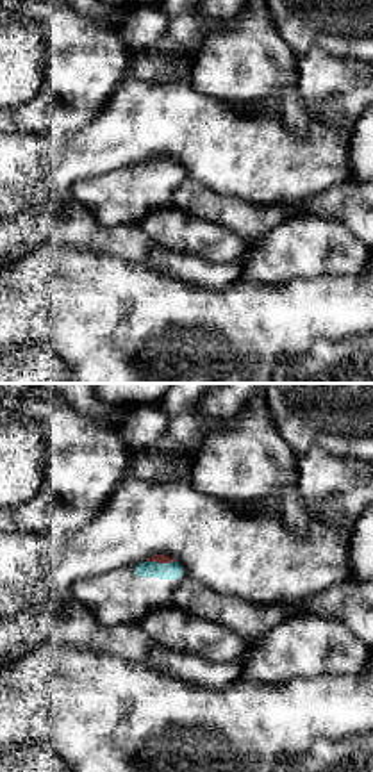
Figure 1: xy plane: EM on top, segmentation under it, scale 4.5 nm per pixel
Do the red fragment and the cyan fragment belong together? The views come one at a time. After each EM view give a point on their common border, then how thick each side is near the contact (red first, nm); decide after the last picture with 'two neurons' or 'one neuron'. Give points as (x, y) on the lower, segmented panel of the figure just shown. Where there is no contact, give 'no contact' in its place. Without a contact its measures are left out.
contact (161, 562); calibres 50 and 80 nm

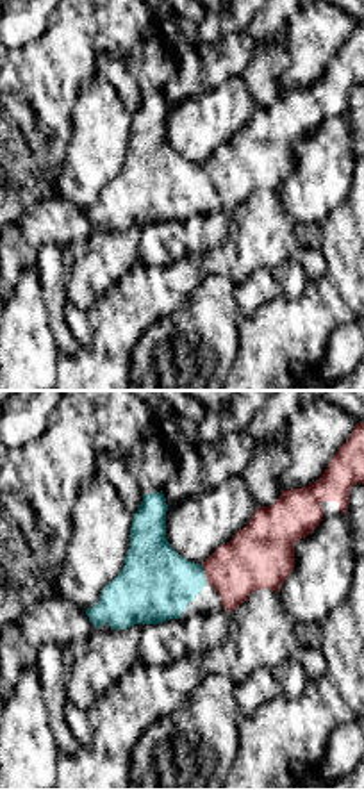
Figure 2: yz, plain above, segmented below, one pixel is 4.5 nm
contact (206, 573); calibres 280 and 320 nm

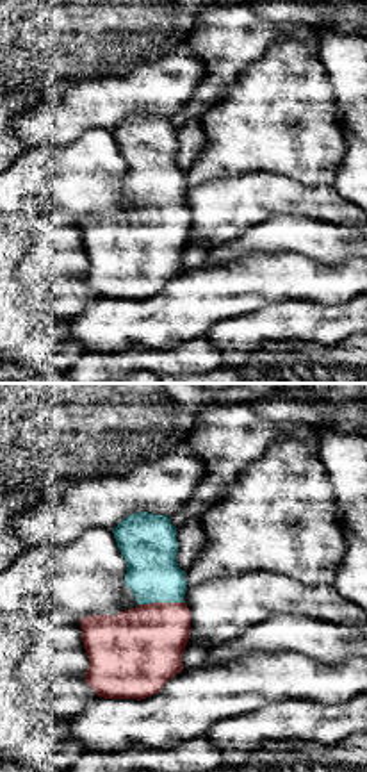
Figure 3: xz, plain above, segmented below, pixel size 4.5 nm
contact (161, 603); calibres 380 and 240 nm

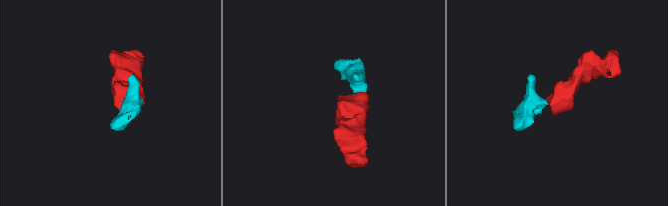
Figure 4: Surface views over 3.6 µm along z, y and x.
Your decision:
one neuron

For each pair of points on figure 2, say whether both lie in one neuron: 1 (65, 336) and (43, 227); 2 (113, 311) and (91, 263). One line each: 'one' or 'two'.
1: one
2: two

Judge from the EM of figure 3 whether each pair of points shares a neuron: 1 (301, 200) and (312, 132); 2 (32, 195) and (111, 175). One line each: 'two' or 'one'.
1: two
2: one

